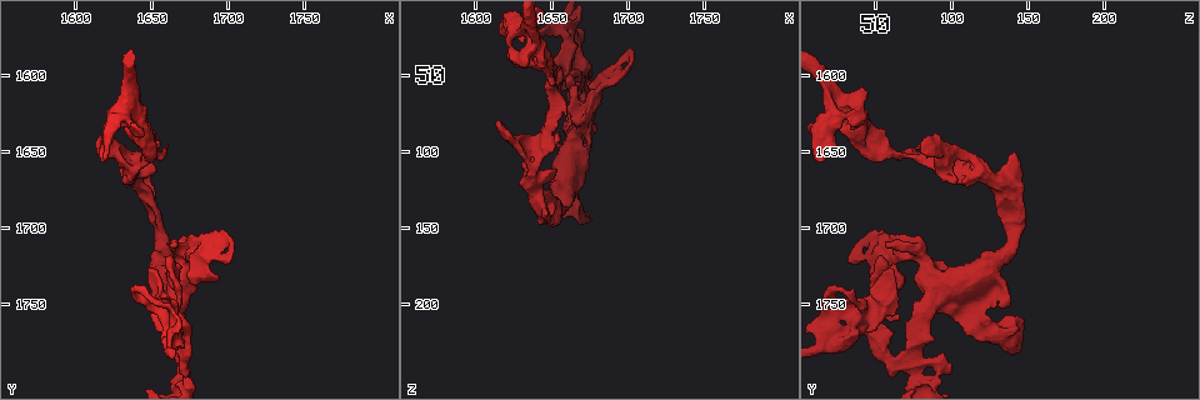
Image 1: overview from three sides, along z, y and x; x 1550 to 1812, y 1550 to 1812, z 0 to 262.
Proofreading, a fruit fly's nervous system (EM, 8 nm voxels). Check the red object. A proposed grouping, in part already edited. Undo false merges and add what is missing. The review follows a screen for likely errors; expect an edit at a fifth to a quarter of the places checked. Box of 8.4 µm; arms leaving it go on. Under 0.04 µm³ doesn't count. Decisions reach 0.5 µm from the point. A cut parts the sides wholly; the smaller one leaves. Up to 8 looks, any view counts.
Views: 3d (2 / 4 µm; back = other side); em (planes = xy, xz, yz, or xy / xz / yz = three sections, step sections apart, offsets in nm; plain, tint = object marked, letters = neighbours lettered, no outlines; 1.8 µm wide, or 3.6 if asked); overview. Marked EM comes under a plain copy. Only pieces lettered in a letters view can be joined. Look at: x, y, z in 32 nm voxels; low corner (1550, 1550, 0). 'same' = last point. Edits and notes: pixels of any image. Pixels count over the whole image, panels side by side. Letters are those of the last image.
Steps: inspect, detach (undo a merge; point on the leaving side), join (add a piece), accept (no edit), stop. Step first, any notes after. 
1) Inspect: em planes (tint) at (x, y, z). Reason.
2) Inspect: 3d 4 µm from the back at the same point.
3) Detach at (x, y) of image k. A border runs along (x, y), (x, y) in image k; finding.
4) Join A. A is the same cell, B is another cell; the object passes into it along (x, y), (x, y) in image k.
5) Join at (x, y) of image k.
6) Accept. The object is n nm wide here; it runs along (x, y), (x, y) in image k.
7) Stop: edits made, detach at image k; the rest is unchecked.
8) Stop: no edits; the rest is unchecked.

Inspect: em 3.6 µm xy step 16 (tint) at (1636, 1664, 114). Sudden change in width.

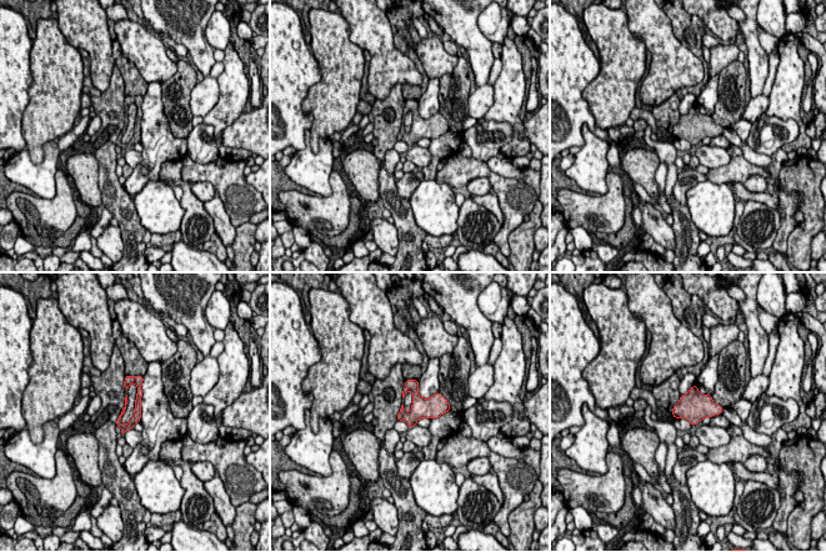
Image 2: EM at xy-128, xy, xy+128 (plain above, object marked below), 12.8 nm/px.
Inspect: em 3.6 µm xy step 16 (letters) at the same point.

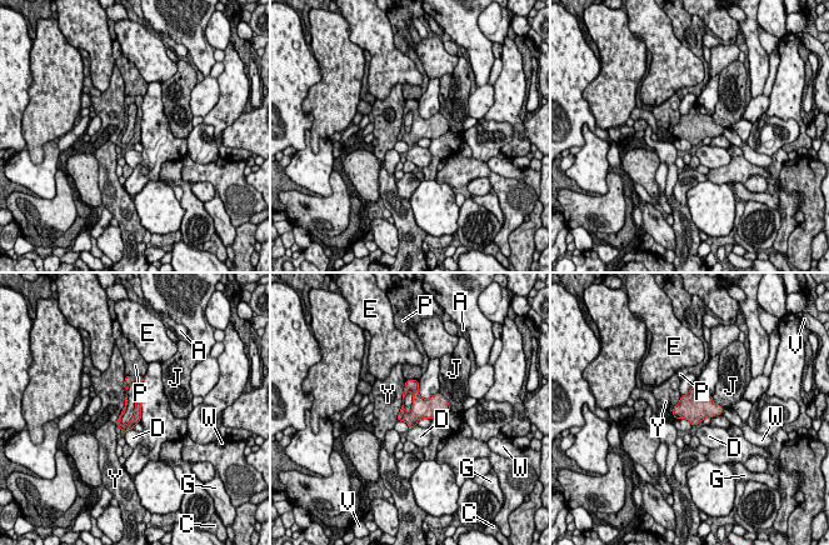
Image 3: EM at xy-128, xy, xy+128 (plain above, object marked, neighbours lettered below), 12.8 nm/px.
Accept. The object is 120 nm wide here; A, C, D, E, G, J, P, V, W and Y are other cells; it runs along (139, 379), (138, 414), (124, 428) in image 3; all the same neuron.

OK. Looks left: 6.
Inspect: 3d 2 µm at (1664, 1760, 44). Abrupt turn.

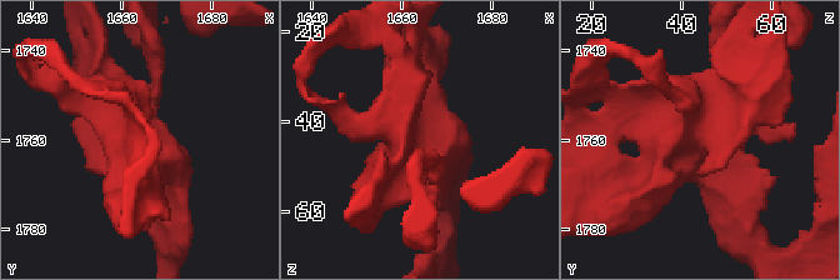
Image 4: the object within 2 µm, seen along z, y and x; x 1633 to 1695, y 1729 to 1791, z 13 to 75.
Inspect: em planes (tint) at (1664, 1759, 46).

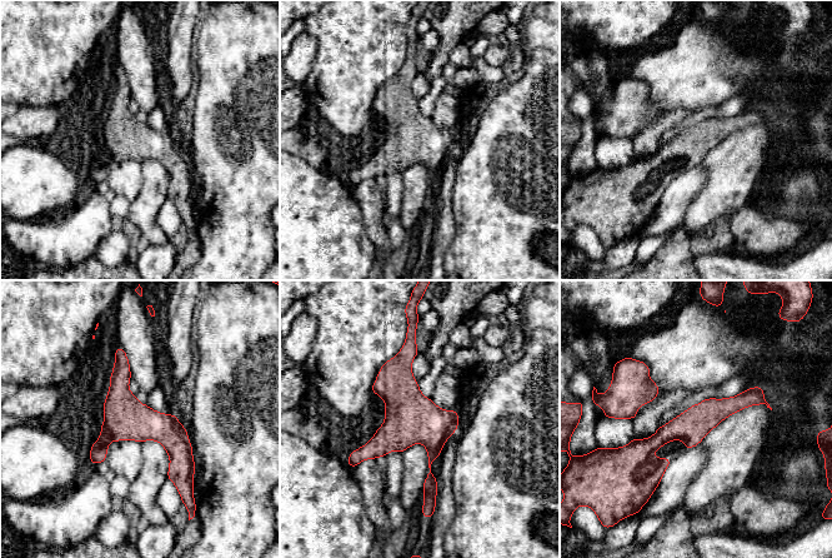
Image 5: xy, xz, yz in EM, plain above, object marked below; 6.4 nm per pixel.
Inspect: em planes (letters) at the same point. See the neighbours.

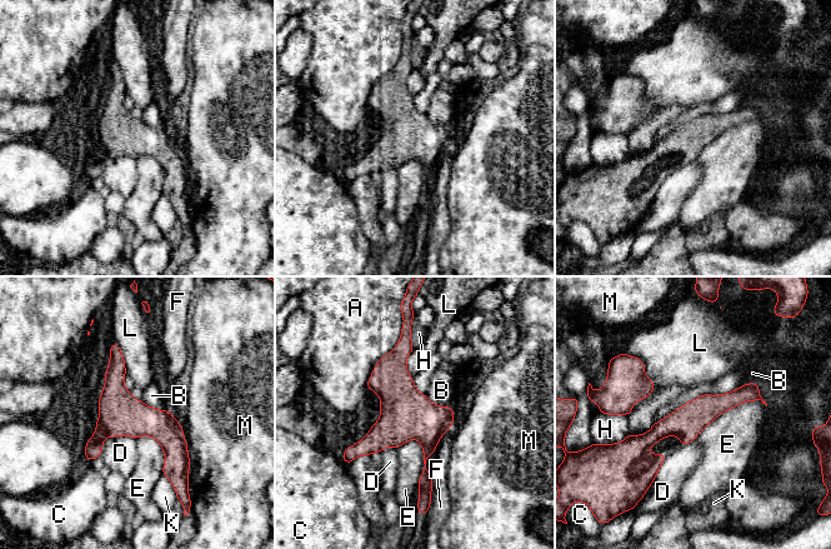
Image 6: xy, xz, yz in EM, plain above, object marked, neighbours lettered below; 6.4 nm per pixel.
Accept. A, B, C, D, E, F, H, K, L and M are other cells; a border runs along (766, 405), (731, 407), (695, 438) in image 6; all the same neuron.

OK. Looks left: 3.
Inspect: em planes (letters) at (1676, 1782, 146). Free end.

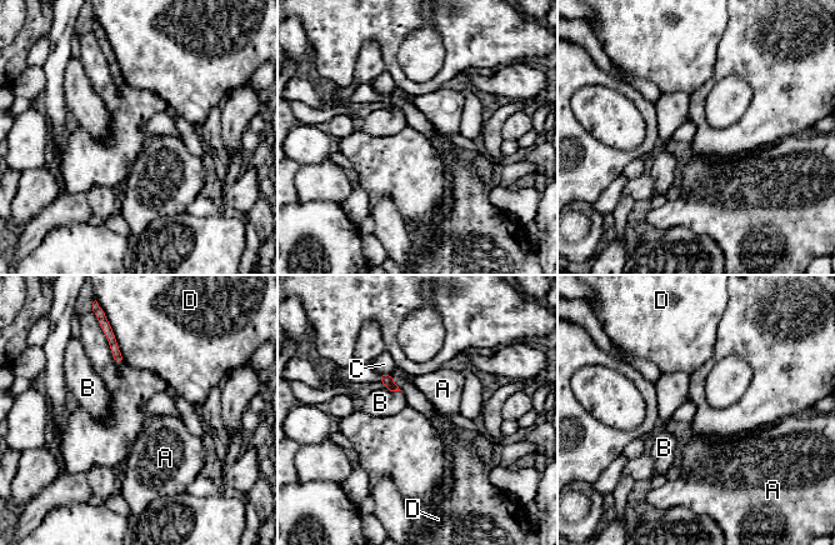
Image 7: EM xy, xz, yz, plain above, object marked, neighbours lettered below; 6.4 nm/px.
Accept. A, B, C and D are other cells; a border runs along (385, 388), (400, 391) in image 7; no lettered piece goes on from it.

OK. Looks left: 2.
Stop: no edits; the rest is unchecked.

